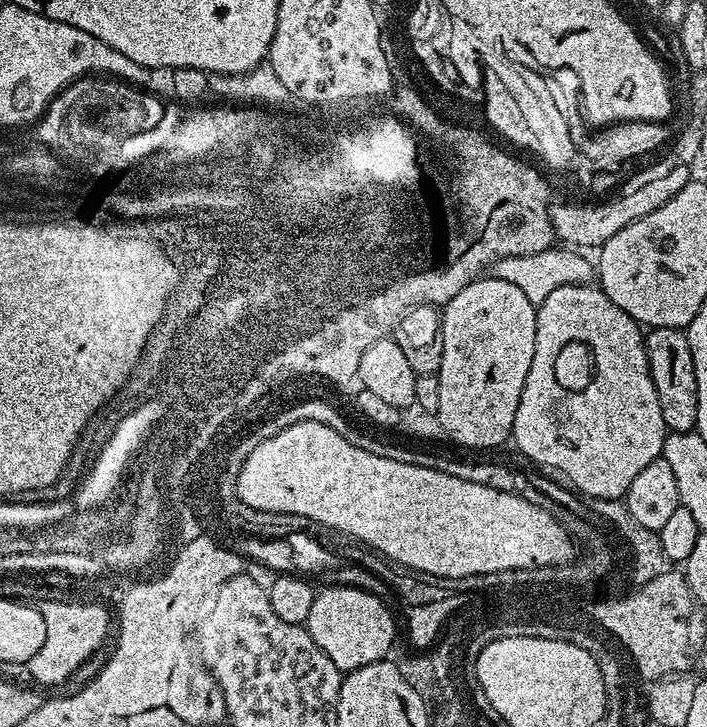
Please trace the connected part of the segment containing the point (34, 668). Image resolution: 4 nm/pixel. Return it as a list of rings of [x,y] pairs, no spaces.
[[[44,600],[38,604],[46,622],[46,642],[38,654],[26,662],[26,669],[40,684],[64,684],[110,636],[110,619],[103,614],[101,605],[93,602],[71,604],[68,600]]]

